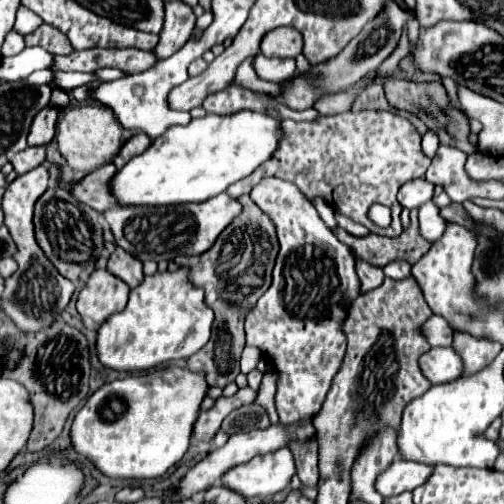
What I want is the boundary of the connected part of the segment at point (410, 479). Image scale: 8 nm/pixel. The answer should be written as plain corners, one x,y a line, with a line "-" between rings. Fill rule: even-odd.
399,458
395,460
395,464
391,464
391,468
387,468
387,472
383,472
383,476
379,476
375,488
385,498
401,492
411,492
429,480
433,468
435,468
433,464

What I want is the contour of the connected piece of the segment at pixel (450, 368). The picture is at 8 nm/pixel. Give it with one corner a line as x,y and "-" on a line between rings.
431,348
419,358
419,366
431,384
451,382
463,374
463,360
453,348

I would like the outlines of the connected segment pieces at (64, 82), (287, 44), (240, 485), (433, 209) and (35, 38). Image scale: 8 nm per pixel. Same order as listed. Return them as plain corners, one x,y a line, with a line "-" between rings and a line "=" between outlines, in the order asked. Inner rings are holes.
55,72
55,87
60,87
64,90
72,90
97,80
98,78
91,73
=
291,26
275,28
265,34
261,42
261,52
275,58
297,58
303,52
303,36
=
279,448
231,468
221,482
229,484
231,490
243,494
245,498
269,496
287,488
295,472
297,468
291,450
=
433,200
425,202
419,208
419,228
421,228
421,234
427,236
427,240
431,240
431,242
435,242
435,240
439,240
439,236
443,236
443,232
447,228
447,220
439,214
439,208
=
41,24
35,32
27,34
25,44
27,46
39,46
41,44
41,48
45,48
47,52
53,52
53,54
67,54
73,50
67,36
63,36
61,30
51,28
47,24

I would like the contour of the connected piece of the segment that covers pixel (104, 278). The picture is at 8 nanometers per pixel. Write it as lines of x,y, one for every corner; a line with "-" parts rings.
95,270
77,296
77,312
95,324
103,324
111,314
125,308
129,290
131,288
111,272

